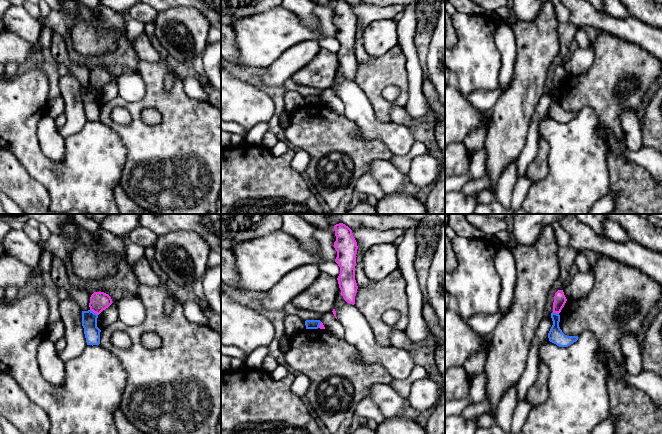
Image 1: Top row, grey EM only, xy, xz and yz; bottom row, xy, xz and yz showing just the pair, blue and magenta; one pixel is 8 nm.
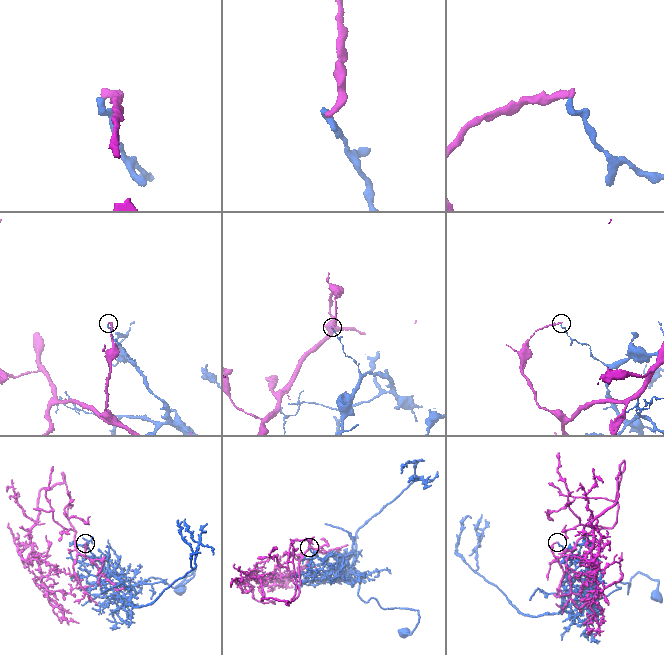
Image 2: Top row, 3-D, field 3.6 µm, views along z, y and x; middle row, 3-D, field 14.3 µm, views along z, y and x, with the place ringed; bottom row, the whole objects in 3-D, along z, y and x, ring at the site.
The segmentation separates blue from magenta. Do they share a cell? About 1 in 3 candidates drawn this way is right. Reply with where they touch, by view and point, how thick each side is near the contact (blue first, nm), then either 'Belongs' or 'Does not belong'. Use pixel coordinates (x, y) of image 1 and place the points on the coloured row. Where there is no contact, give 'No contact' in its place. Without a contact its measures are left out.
Touches blue at xy (93, 312). Thickness 130 nm (blue) against 160 nm. Does not belong

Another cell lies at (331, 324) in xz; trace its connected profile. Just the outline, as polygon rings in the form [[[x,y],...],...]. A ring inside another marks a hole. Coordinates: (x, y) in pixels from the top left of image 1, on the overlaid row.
[[[333,312],[322,315],[321,322],[325,329],[339,339],[345,339],[345,330],[342,324],[335,318]]]

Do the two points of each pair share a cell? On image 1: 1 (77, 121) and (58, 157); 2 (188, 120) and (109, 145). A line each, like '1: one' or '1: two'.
1: two
2: two

